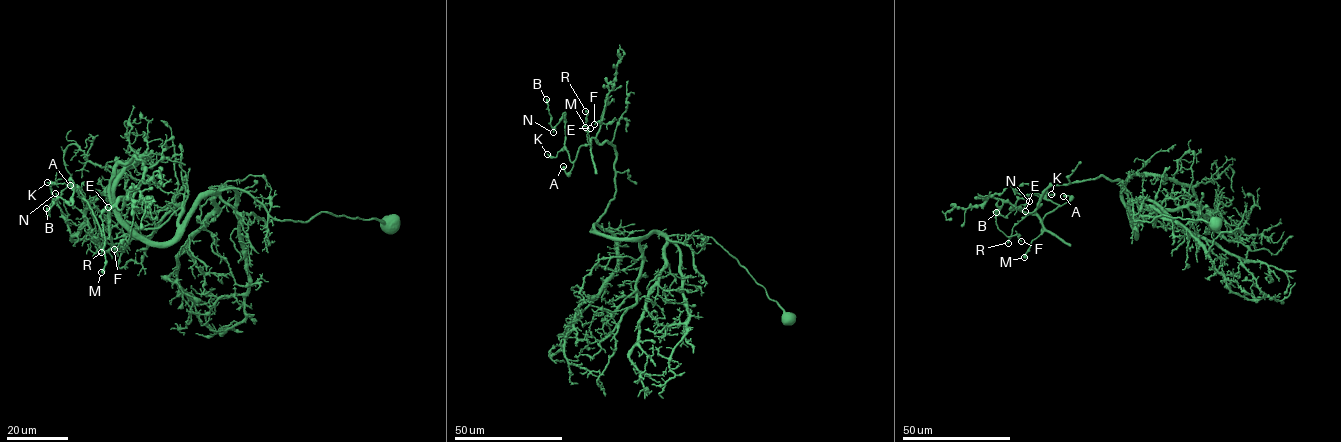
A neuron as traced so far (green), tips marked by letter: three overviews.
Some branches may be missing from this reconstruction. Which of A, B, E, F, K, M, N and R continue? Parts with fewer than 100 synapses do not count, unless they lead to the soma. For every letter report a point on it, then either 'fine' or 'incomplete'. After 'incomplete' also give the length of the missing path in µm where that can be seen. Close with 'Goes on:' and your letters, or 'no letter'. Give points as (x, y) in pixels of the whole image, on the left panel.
A: (70, 185) | fine
B: (46, 208) | fine
E: (108, 207) | fine
F: (114, 249) | fine
K: (47, 182) | fine
M: (101, 272) | fine
N: (55, 193) | fine
R: (101, 252) | fine
Goes on: no letter

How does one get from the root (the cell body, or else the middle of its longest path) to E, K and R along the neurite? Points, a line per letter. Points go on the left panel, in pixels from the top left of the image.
E: (390, 225), (275, 220), (224, 188), (152, 242), (110, 195), (136, 157), (137, 191), (108, 207)
K: (390, 225), (224, 188), (152, 242), (110, 195), (132, 157), (106, 238), (47, 182)
R: (390, 225), (275, 220), (224, 188), (152, 242), (110, 195), (132, 157), (144, 177), (101, 215), (101, 252)

